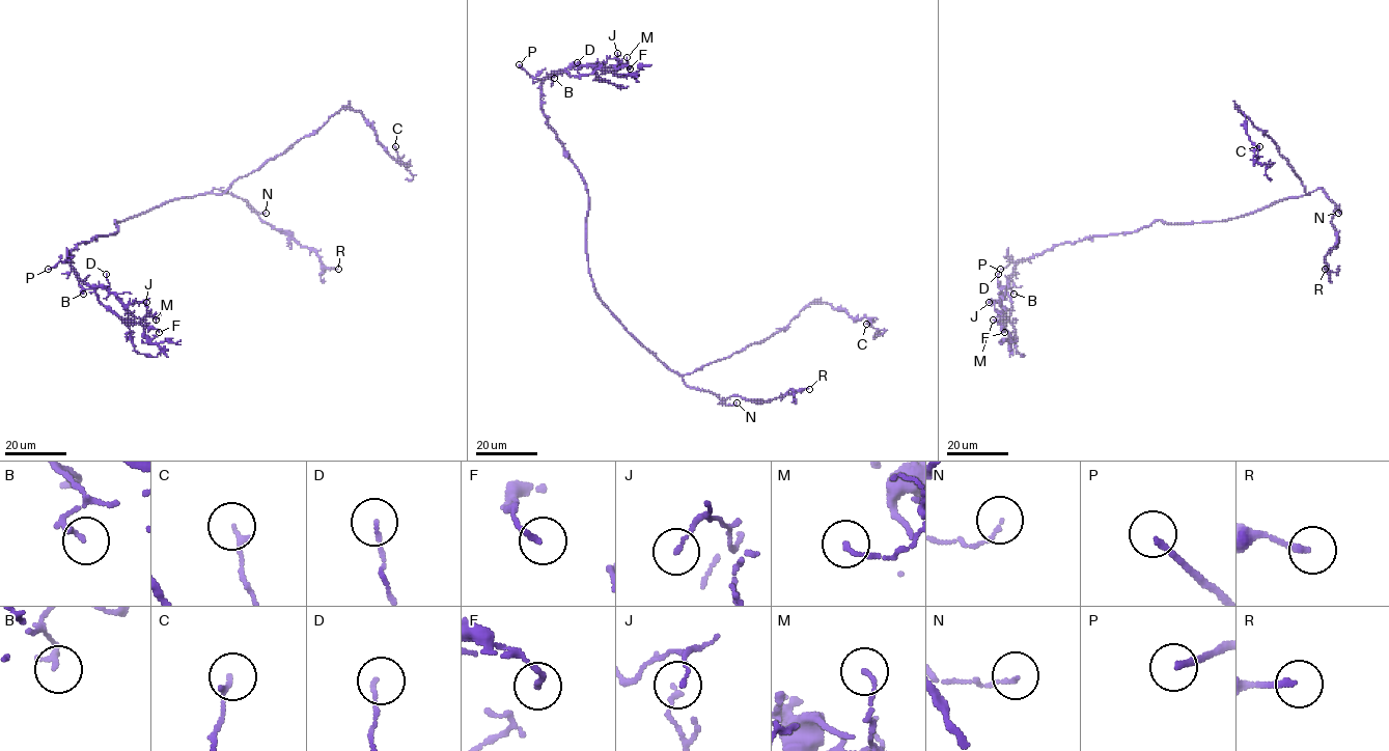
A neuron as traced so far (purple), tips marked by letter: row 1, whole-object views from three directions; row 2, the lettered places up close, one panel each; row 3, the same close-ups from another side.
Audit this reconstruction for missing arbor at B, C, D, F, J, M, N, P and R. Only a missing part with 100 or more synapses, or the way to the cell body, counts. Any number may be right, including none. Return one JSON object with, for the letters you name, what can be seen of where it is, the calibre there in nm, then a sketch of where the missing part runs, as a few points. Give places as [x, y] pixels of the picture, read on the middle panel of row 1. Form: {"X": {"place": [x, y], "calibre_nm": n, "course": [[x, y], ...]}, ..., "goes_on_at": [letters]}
{"P": {"place": [519, 64], "calibre_nm": 190}, "goes_on_at": ["P"]}

